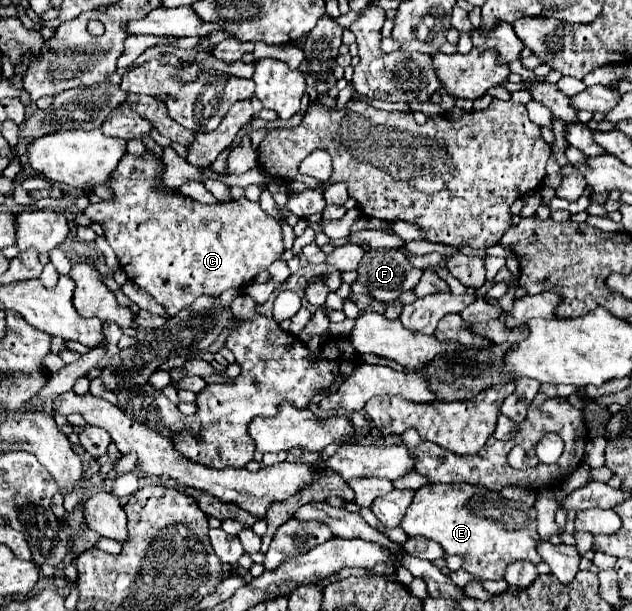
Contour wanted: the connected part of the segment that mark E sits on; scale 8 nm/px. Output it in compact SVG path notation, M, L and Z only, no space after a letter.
M441 483L417 489L399 527L407 537L423 535L437 541L447 555L463 555L463 569L479 579L503 579L505 567L519 559L541 561L535 547L539 541L535 509L471 483Z

